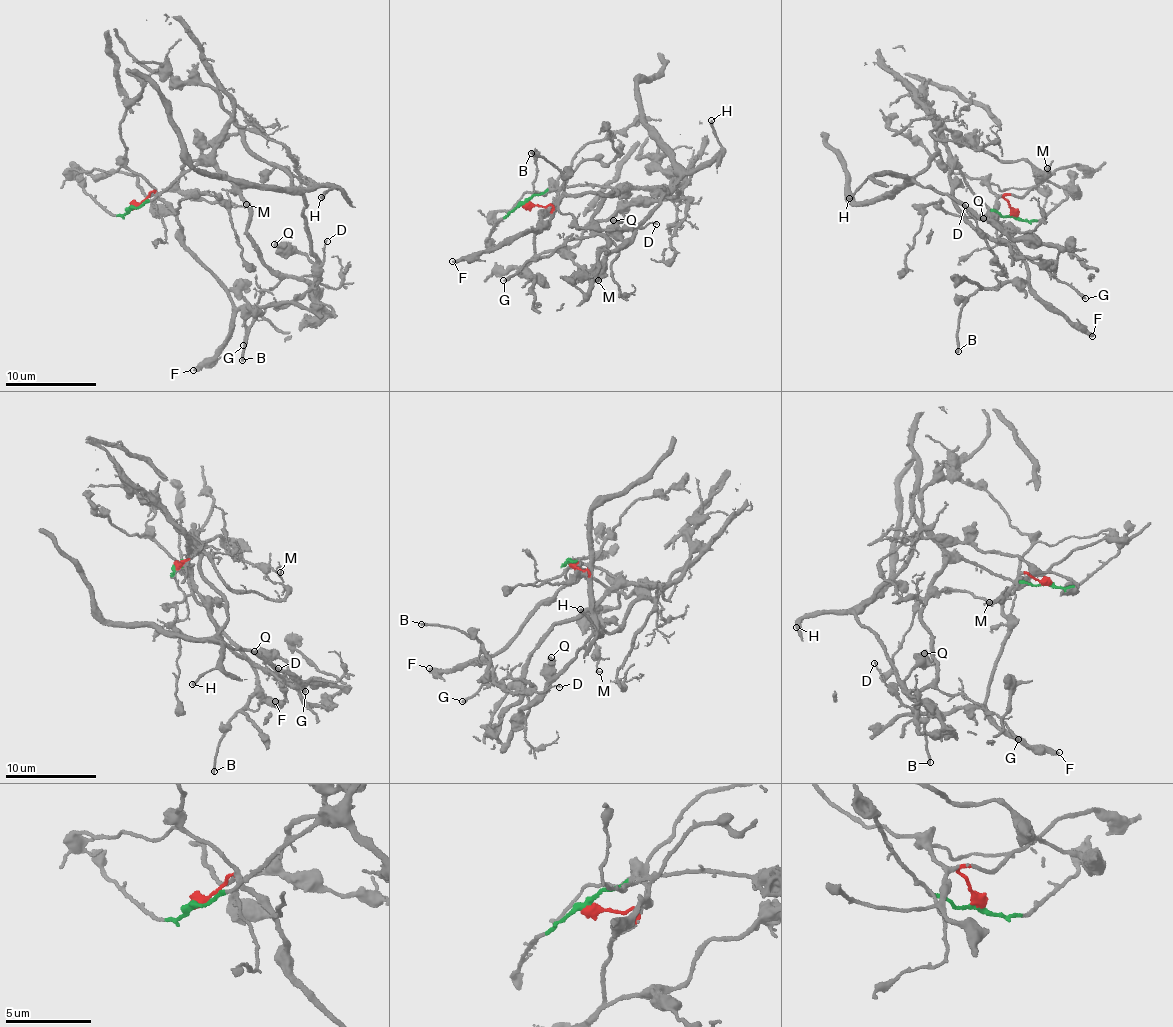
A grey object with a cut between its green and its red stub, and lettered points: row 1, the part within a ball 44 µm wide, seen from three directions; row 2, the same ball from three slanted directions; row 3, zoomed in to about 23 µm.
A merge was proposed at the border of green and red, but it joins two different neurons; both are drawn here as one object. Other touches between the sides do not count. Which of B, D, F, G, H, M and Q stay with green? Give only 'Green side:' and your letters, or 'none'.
Green side: G, H, M, Q

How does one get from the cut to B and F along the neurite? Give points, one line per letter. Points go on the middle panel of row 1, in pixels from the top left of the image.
B: (525, 202), (546, 207), (557, 201), (539, 210), (535, 230), (544, 229), (564, 180), (556, 167), (530, 152)
F: (525, 202), (538, 207), (557, 201), (539, 210), (538, 231), (528, 229), (480, 254), (452, 262)

